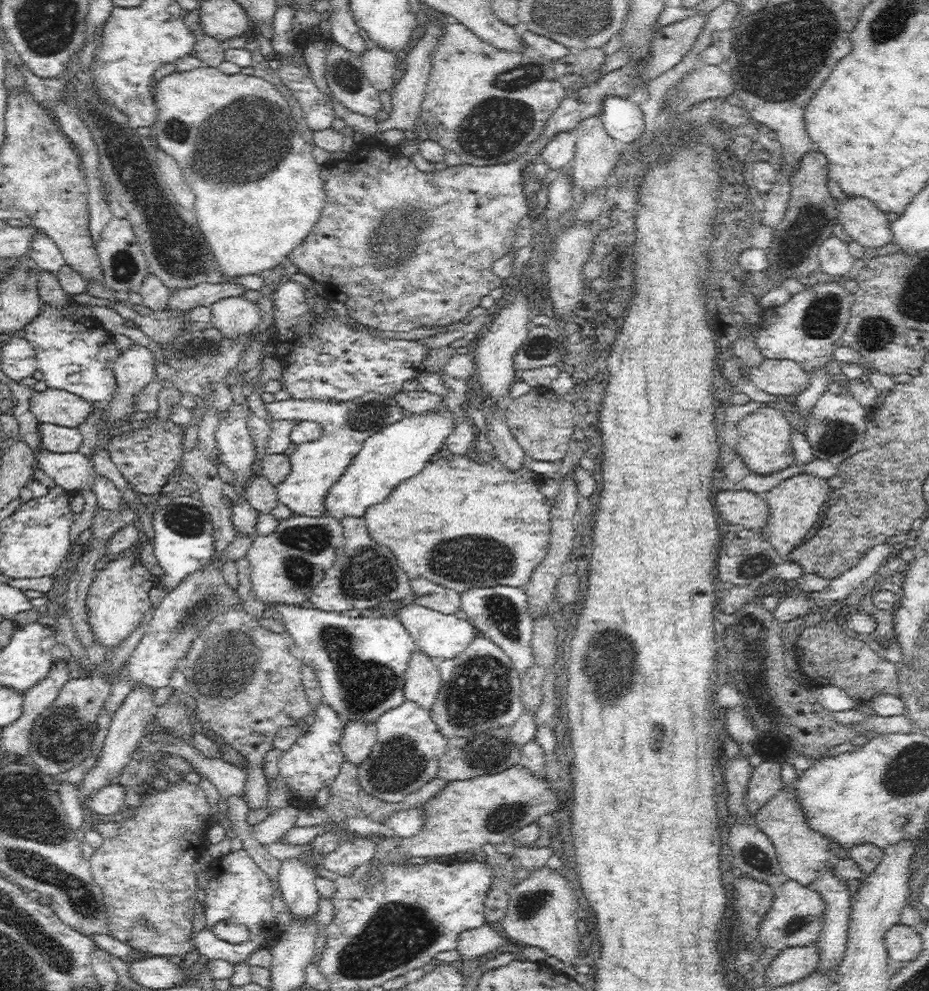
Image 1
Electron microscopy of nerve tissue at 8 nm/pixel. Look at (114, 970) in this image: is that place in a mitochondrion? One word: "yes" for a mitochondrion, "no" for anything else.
no

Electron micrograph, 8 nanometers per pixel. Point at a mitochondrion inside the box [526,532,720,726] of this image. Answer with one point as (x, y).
(613, 671)

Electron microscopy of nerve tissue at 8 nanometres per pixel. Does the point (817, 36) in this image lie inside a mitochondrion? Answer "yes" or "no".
yes

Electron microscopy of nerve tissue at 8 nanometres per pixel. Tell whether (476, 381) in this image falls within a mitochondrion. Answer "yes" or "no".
no

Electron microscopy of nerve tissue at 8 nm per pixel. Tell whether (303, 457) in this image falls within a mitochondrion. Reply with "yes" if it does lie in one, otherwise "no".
no

